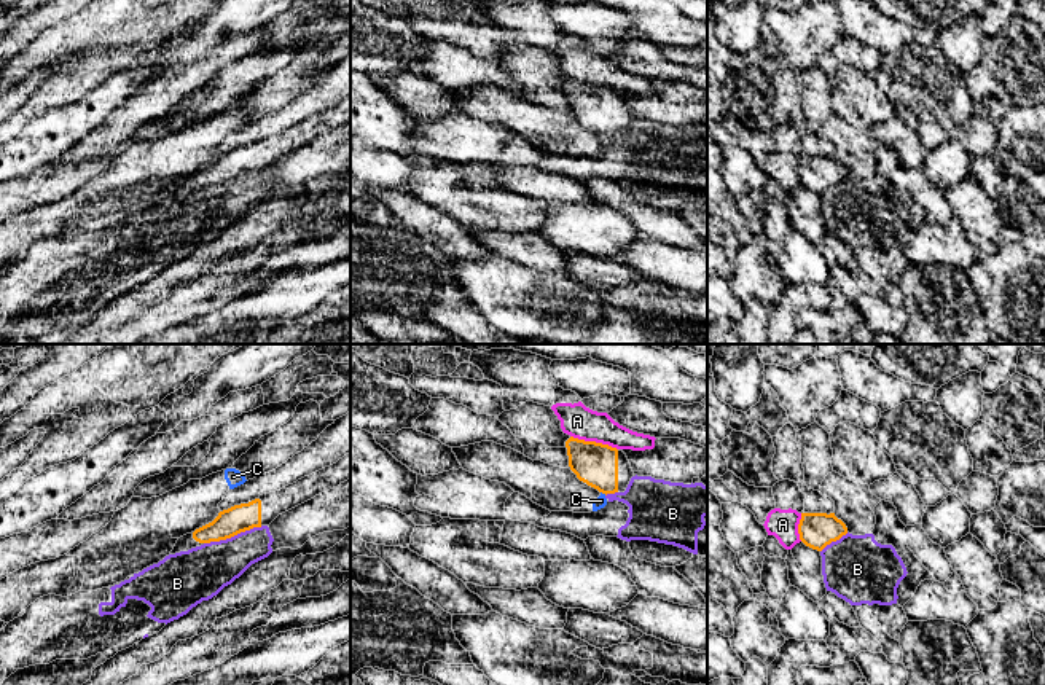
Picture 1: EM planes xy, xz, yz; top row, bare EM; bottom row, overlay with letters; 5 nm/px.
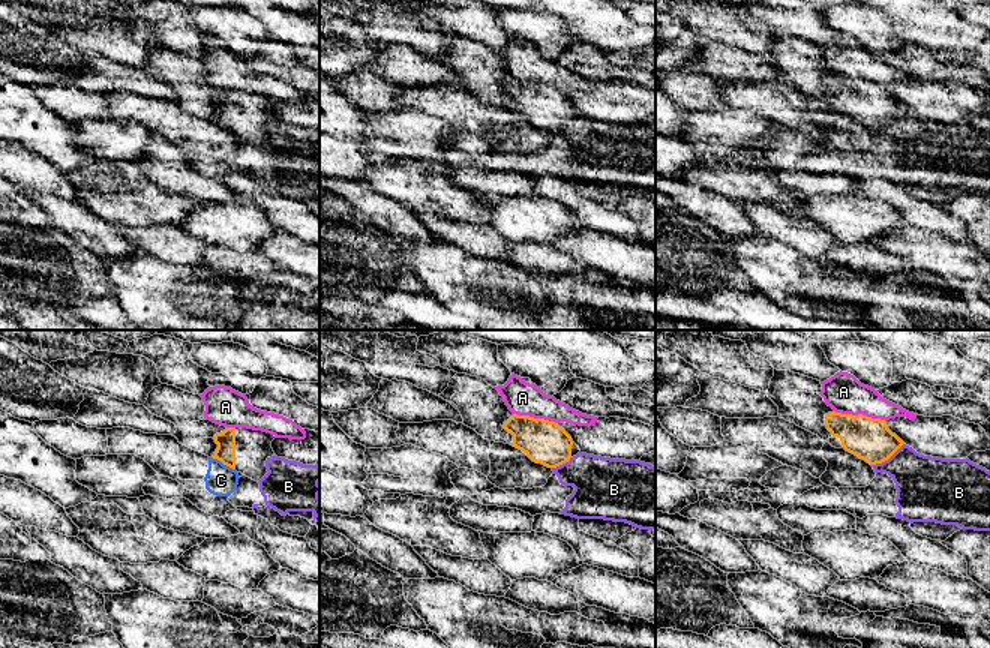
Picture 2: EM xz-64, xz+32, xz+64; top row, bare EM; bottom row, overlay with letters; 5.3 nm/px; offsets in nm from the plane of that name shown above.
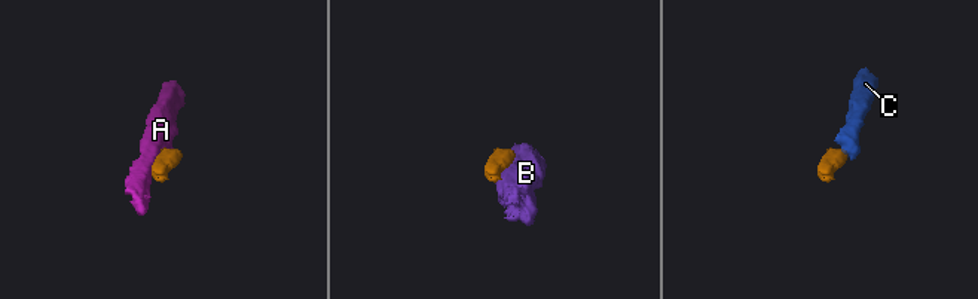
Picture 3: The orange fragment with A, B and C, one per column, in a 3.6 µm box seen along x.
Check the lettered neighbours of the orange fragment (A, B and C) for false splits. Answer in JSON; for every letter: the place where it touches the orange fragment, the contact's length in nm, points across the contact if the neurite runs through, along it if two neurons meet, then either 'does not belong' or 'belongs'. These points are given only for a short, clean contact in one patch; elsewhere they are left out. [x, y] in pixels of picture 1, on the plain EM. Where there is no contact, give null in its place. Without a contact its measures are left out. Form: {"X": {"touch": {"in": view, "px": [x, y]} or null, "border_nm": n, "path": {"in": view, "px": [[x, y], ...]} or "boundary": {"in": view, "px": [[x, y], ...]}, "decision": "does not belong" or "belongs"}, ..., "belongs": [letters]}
{"A": {"touch": {"in": "xz", "px": [594, 85]}, "border_nm": 260, "decision": "does not belong"}, "B": {"touch": {"in": "xy", "px": [233, 179]}, "border_nm": 300, "decision": "does not belong"}, "C": {"touch": {"in": "xz", "px": [604, 136]}, "border_nm": 40, "boundary": {"in": "xz", "px": [[601, 134], [606, 137]]}, "decision": "does not belong"}, "belongs": []}

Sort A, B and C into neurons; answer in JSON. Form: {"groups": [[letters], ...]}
{"groups": [["A"], ["B"], ["C"]]}

